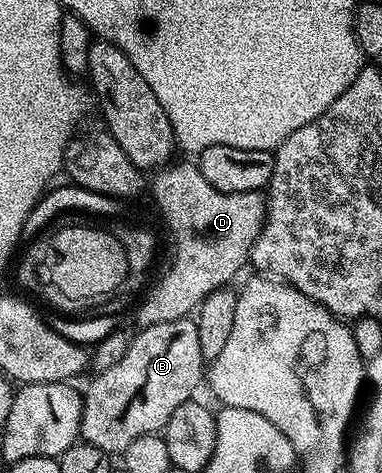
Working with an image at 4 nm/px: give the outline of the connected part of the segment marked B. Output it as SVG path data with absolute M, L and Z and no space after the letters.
M191 317L179 318L178 320L166 320L162 324L154 324L153 326L145 326L139 331L140 335L133 337L129 341L126 352L122 356L122 360L118 360L118 364L114 364L110 368L99 371L95 375L96 379L88 386L88 391L83 391L84 411L82 412L82 420L80 421L80 438L85 442L89 442L94 448L103 450L109 456L119 455L132 444L134 440L138 440L138 436L146 436L163 431L165 424L170 420L170 416L174 412L174 408L178 408L178 404L189 401L193 397L192 394L196 390L196 385L201 385L202 375L206 370L206 359L202 356L202 348L198 345L198 328L195 321Z

